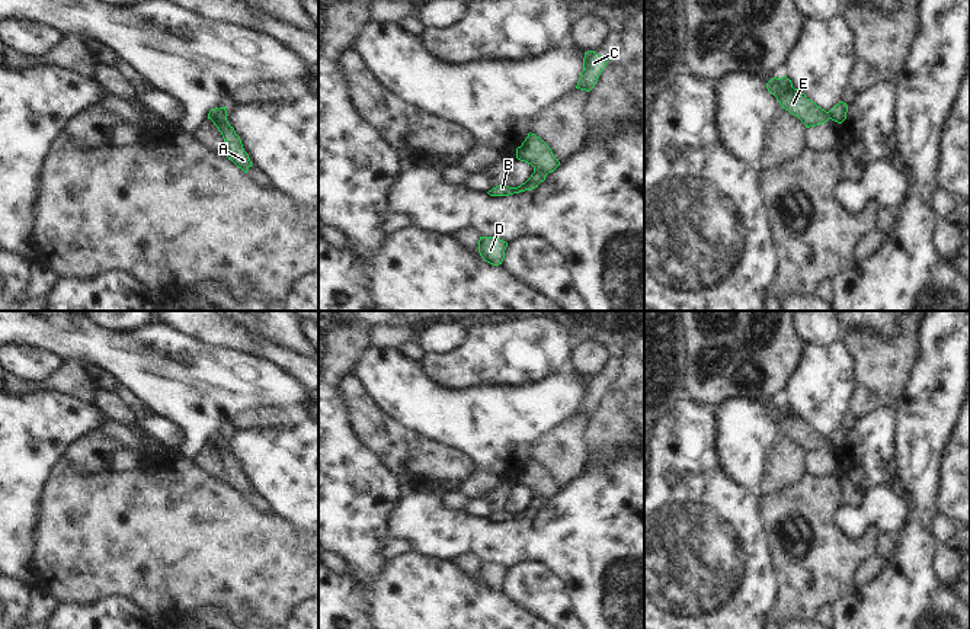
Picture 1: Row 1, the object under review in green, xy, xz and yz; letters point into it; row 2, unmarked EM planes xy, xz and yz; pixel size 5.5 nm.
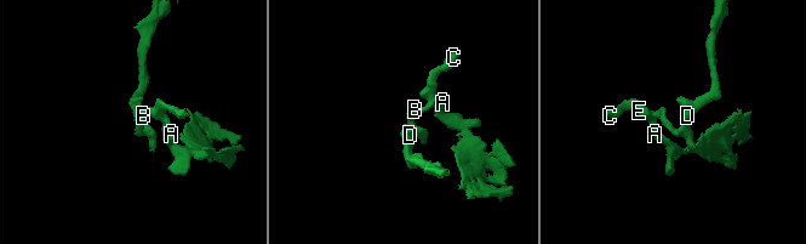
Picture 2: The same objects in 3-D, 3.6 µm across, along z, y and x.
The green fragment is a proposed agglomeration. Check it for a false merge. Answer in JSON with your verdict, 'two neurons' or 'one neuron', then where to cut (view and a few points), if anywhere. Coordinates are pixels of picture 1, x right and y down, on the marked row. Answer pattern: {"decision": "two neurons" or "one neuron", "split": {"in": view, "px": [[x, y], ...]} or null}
{"decision": "two neurons", "split": {"in": "xz", "px": [[534, 169], [546, 175]]}}

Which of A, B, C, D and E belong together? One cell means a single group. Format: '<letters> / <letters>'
A C E / B D

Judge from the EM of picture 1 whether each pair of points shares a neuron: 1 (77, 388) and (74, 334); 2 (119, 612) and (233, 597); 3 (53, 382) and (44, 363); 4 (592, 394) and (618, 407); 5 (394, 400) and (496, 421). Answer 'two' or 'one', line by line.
1: two
2: two
3: two
4: two
5: one

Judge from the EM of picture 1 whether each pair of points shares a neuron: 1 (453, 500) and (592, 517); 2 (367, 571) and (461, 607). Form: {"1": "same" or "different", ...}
{"1": "different", "2": "different"}

